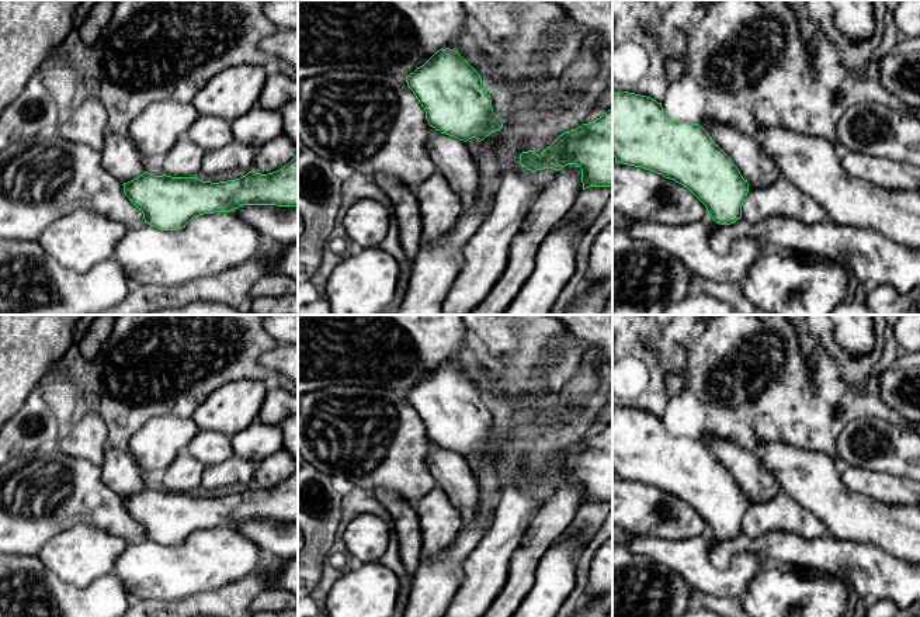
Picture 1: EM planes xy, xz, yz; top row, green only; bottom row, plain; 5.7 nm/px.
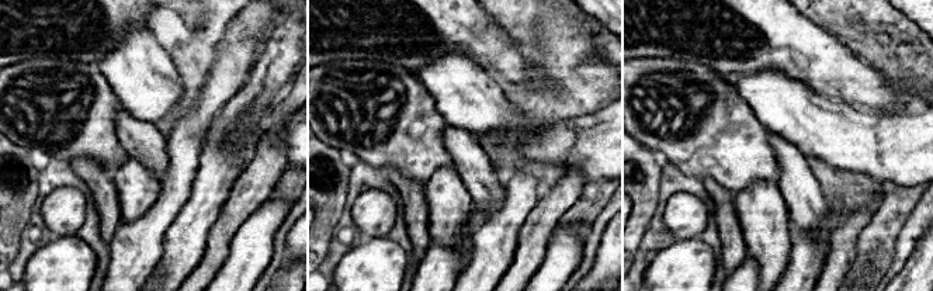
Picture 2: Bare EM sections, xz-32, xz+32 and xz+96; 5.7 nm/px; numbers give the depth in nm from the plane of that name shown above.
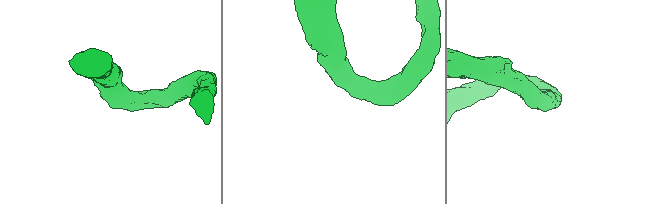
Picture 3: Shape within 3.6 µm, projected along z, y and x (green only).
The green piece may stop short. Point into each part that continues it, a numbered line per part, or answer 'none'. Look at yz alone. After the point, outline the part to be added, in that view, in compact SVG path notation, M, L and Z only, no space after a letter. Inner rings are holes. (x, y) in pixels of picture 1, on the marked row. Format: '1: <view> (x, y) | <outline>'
1: yz (749, 156) | M702 119L699 125L708 132L712 142L730 157L750 186L763 188L782 176L781 169L754 136L711 119Z

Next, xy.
1: xy (120, 156) | M107 132L100 155L104 169L122 184L146 171L140 153L128 136Z

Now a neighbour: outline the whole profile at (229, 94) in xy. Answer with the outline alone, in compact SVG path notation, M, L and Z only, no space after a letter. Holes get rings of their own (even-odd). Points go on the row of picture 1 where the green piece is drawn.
M243 62L212 77L191 104L201 115L233 122L257 105L265 80L263 65Z

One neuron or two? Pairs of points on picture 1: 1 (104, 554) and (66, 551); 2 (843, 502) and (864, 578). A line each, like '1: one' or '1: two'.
1: one
2: two

